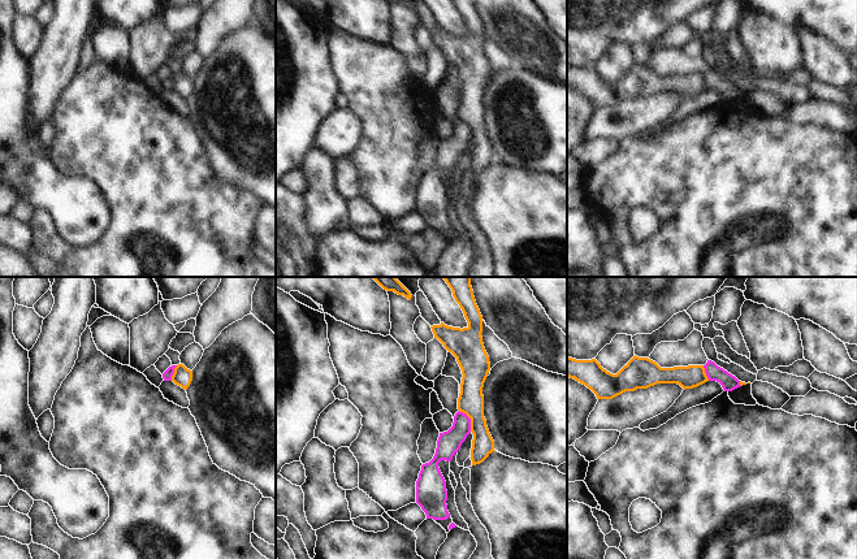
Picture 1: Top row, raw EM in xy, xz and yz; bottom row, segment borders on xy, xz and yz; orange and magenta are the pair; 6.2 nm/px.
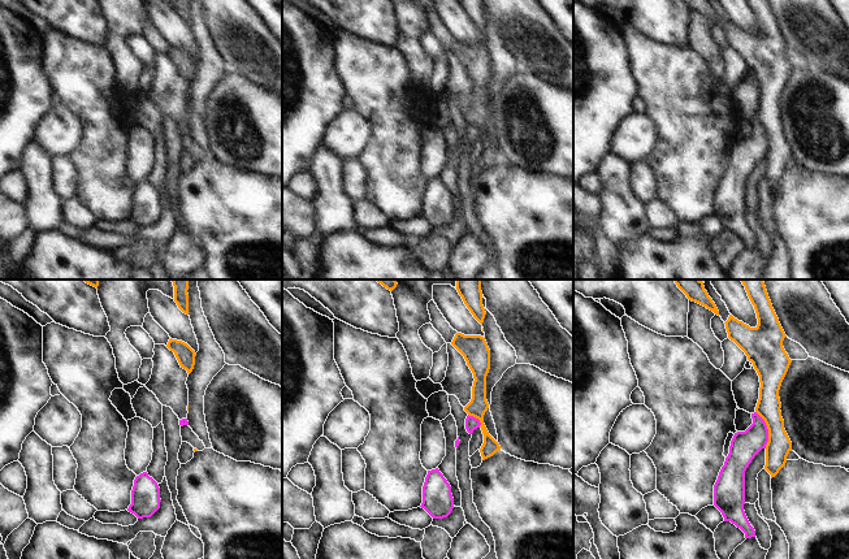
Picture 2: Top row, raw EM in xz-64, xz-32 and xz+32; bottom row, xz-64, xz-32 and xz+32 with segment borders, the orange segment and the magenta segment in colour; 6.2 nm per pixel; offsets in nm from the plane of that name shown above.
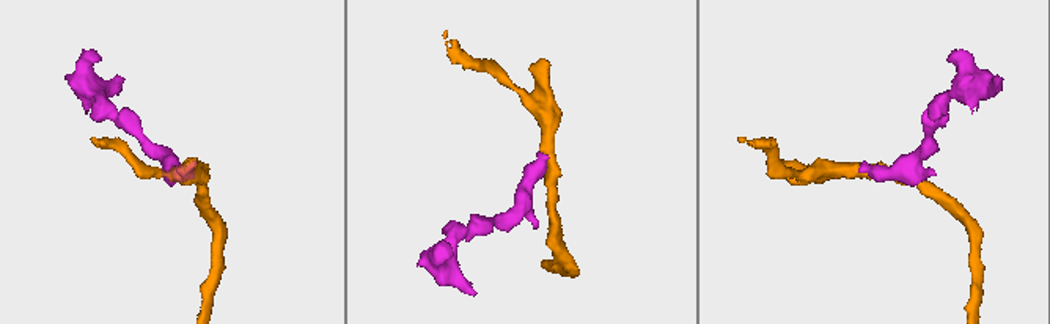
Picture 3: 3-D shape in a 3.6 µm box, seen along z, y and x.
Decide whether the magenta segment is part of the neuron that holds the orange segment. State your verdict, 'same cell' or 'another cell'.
another cell

